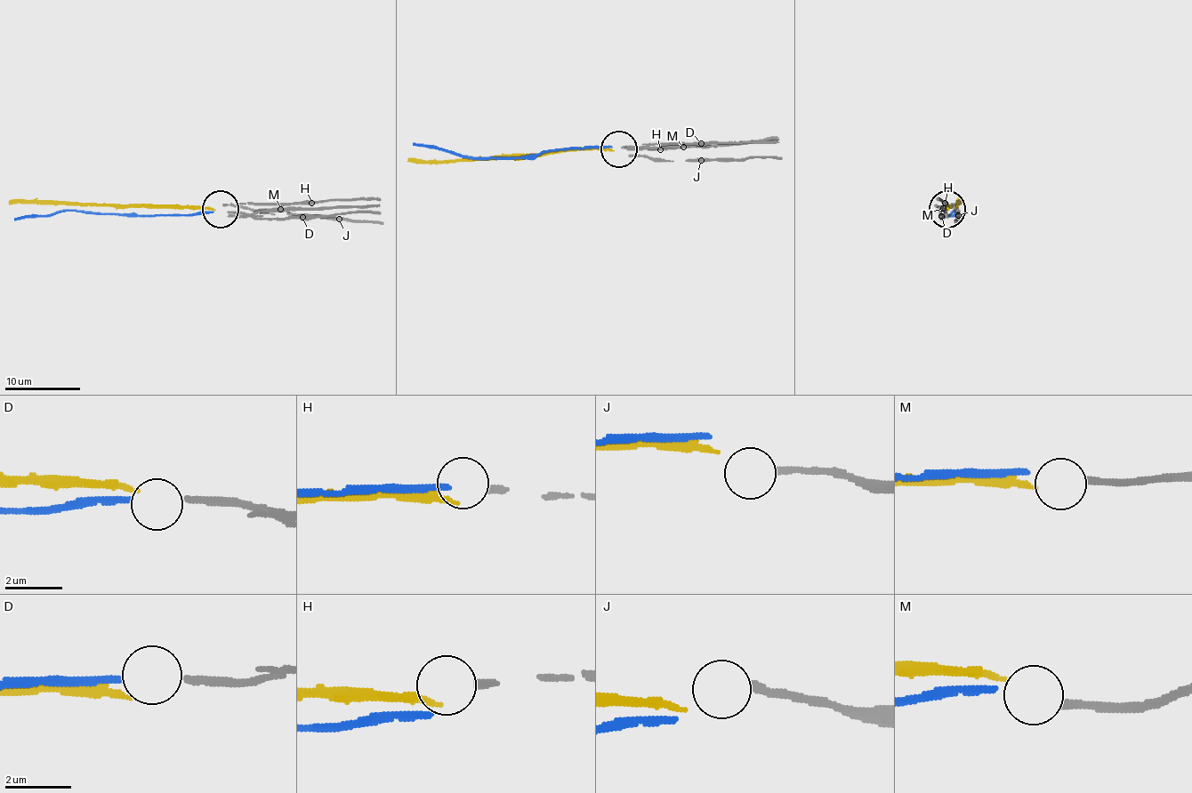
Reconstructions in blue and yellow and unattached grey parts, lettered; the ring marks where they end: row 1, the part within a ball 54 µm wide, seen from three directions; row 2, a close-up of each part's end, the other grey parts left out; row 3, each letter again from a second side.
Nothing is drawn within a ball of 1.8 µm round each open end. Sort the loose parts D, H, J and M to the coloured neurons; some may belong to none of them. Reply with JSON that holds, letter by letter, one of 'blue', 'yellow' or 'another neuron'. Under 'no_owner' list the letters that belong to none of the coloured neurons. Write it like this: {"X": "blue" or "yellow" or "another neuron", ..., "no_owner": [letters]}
{"D": "blue", "H": "another neuron", "J": "another neuron", "M": "another neuron", "no_owner": ["H", "J", "M"]}

